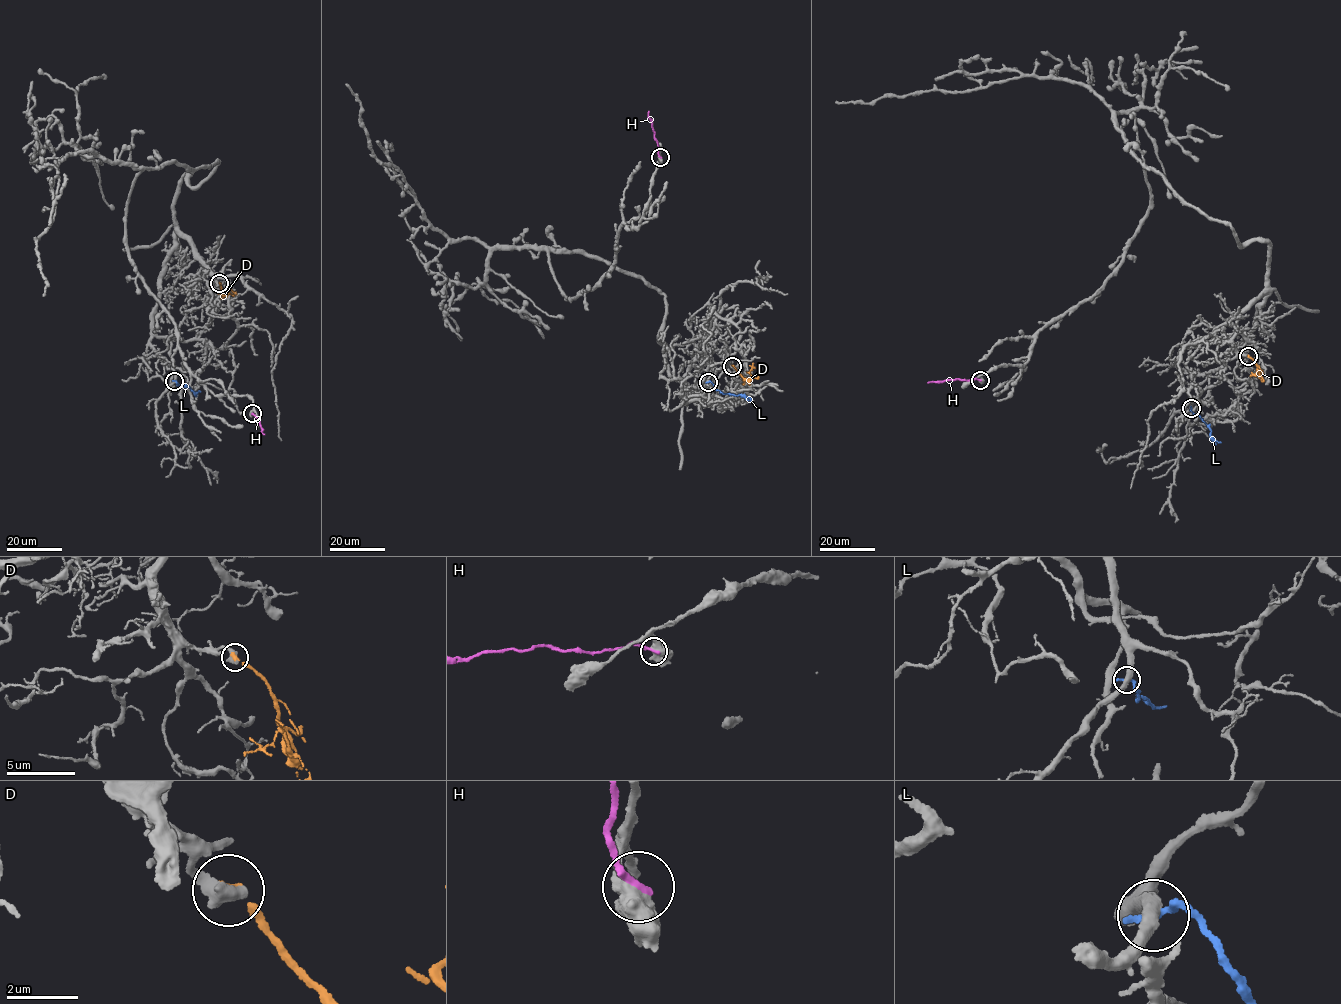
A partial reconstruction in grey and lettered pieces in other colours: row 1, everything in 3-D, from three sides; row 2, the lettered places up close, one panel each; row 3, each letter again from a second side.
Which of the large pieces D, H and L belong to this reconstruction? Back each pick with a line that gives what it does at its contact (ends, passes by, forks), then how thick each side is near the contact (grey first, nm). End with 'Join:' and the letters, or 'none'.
D: it ends | 550/200 nm
Join: D

